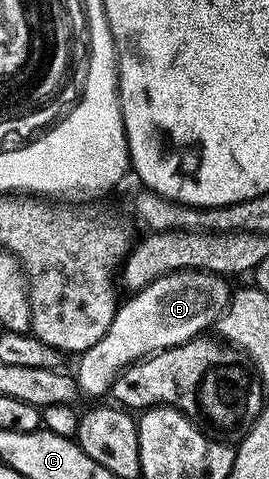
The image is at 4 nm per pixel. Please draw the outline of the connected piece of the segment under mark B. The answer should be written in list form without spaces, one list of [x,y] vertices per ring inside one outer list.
[[[190,269],[162,277],[142,293],[132,296],[131,302],[120,304],[119,313],[109,327],[109,335],[89,352],[78,358],[77,385],[91,397],[107,397],[112,385],[122,373],[167,349],[179,348],[202,338],[207,328],[214,326],[229,309],[233,296],[232,282],[216,273]]]

